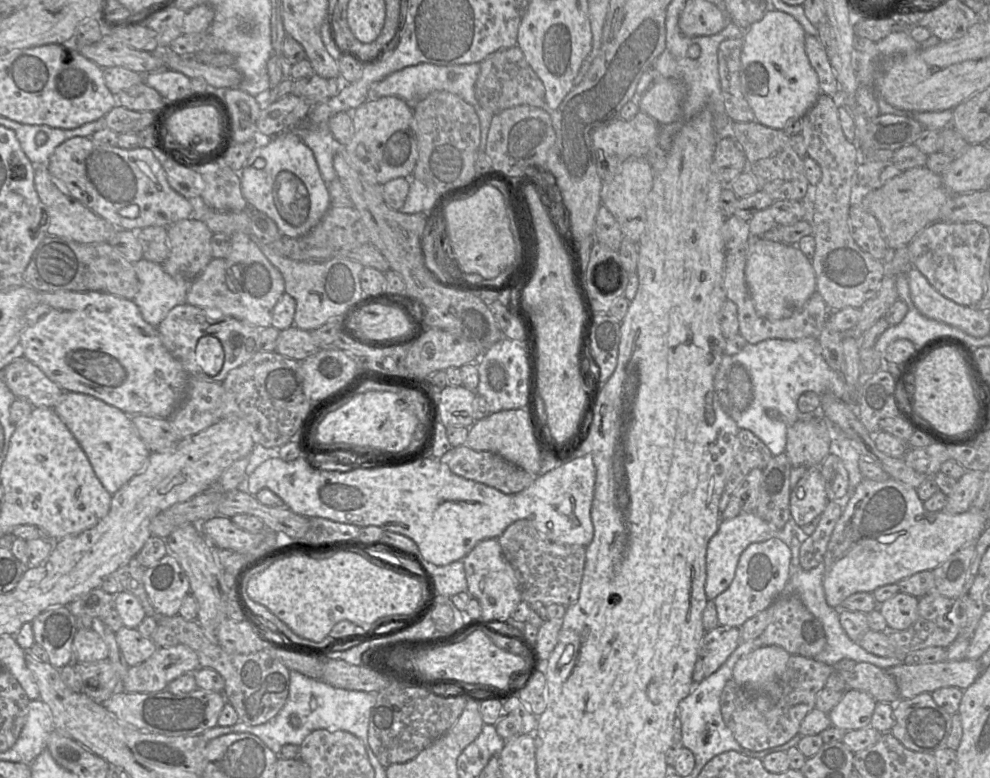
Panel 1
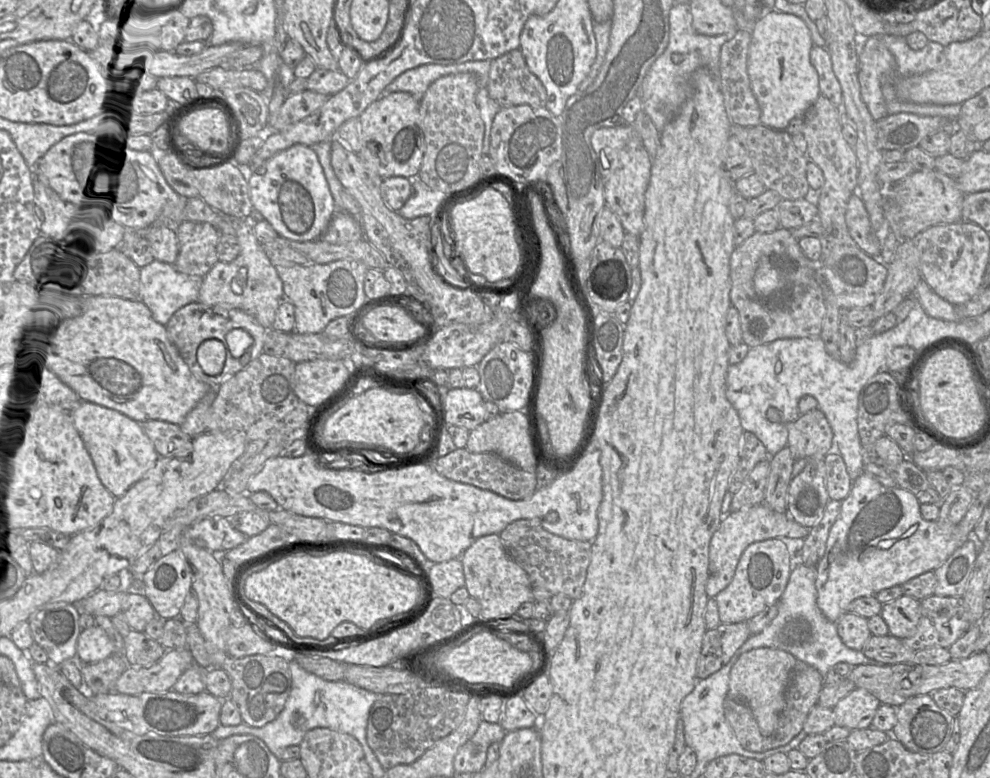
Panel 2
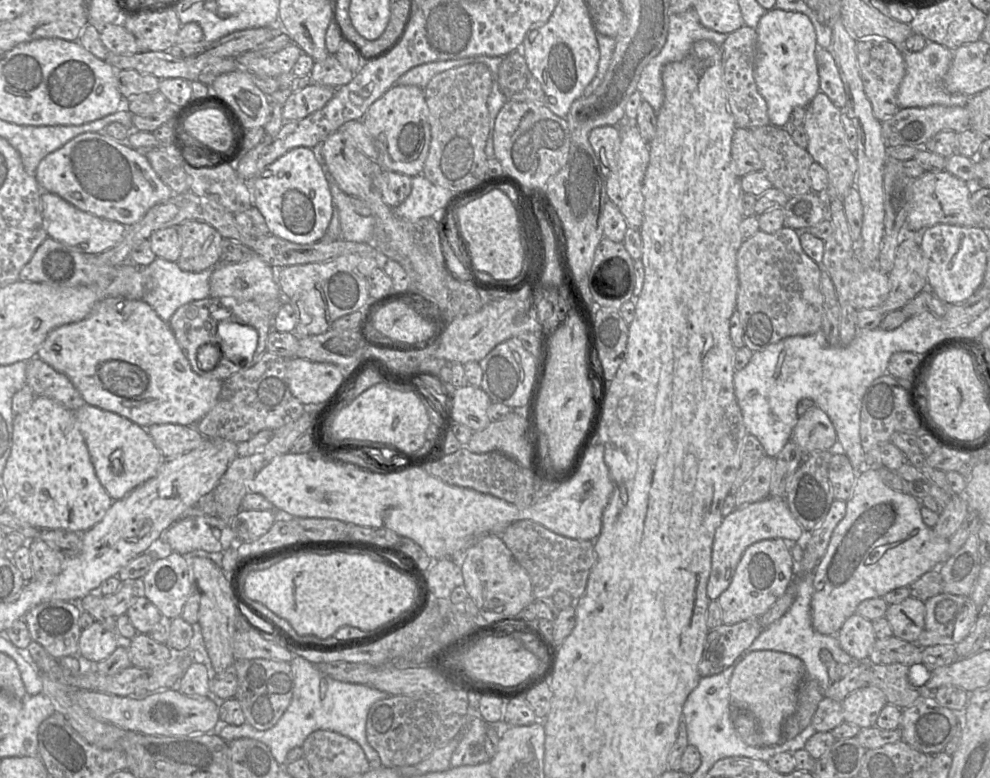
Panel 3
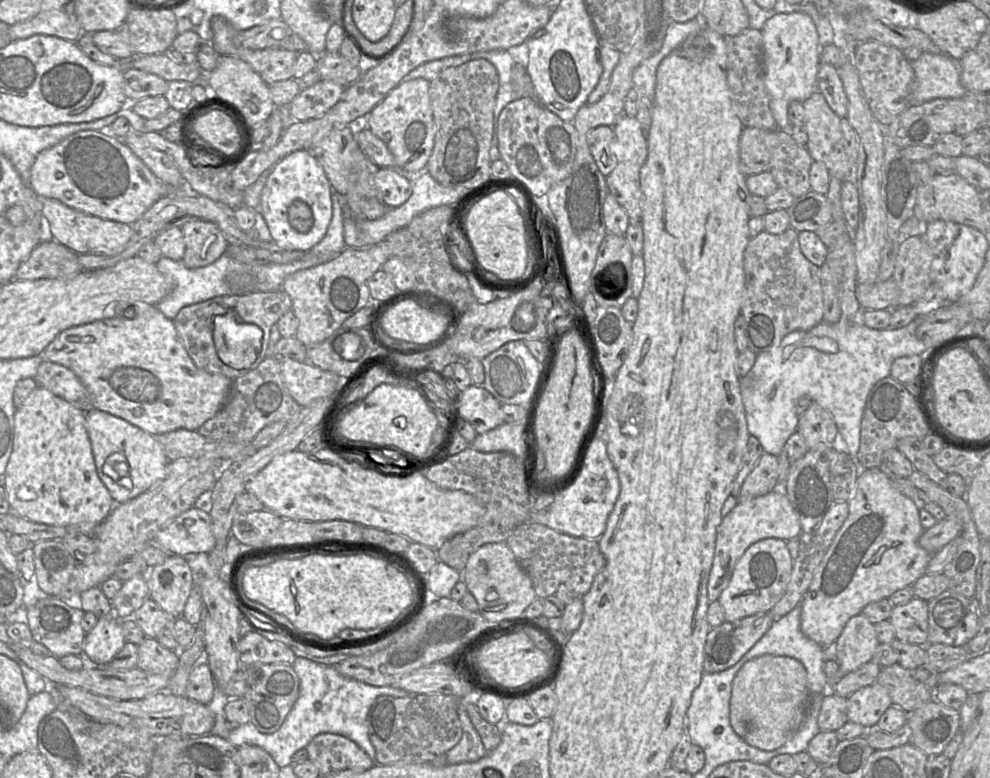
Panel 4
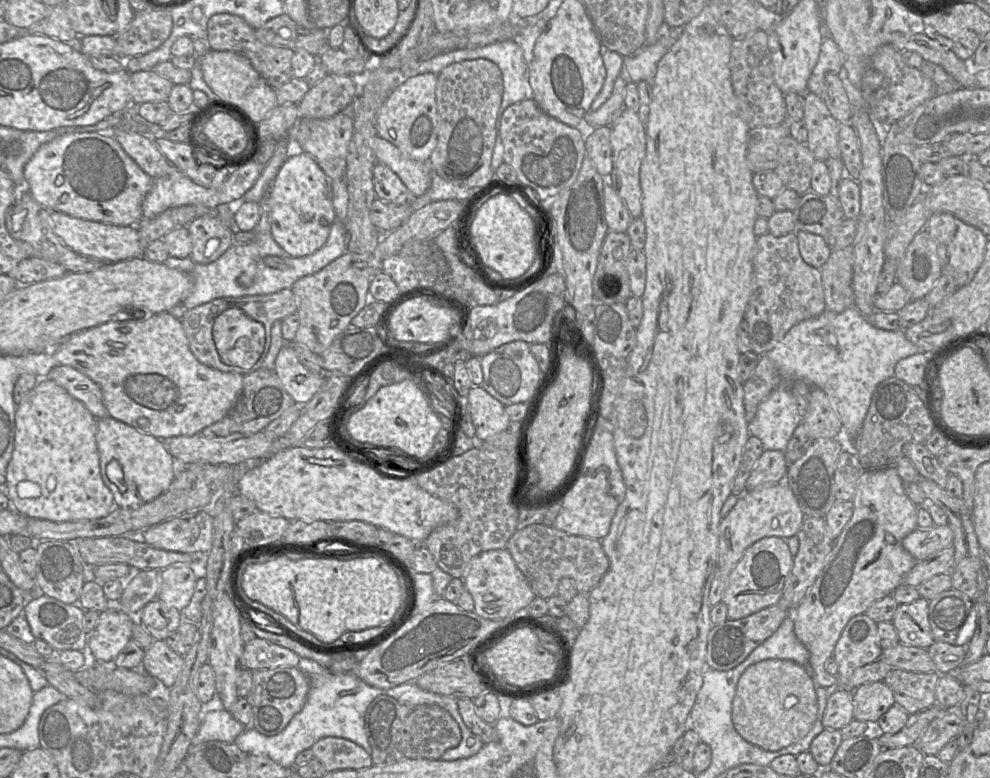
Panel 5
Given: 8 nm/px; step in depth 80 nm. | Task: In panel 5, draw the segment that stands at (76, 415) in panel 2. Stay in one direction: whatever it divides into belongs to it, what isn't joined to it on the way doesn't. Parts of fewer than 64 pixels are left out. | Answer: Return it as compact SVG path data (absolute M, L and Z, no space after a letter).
M108 415L104 418L97 419L96 442L100 456L102 479L113 494L115 507L139 507L154 500L169 489L174 479L178 463L169 453L164 440L139 431Z

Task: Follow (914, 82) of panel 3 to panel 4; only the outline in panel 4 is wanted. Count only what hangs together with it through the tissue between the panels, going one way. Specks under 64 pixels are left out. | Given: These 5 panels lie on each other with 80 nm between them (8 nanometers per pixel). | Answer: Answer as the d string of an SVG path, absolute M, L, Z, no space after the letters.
M922 52L918 59L910 62L916 76L911 105L936 98L961 98L967 93L961 83L959 60L944 53Z

